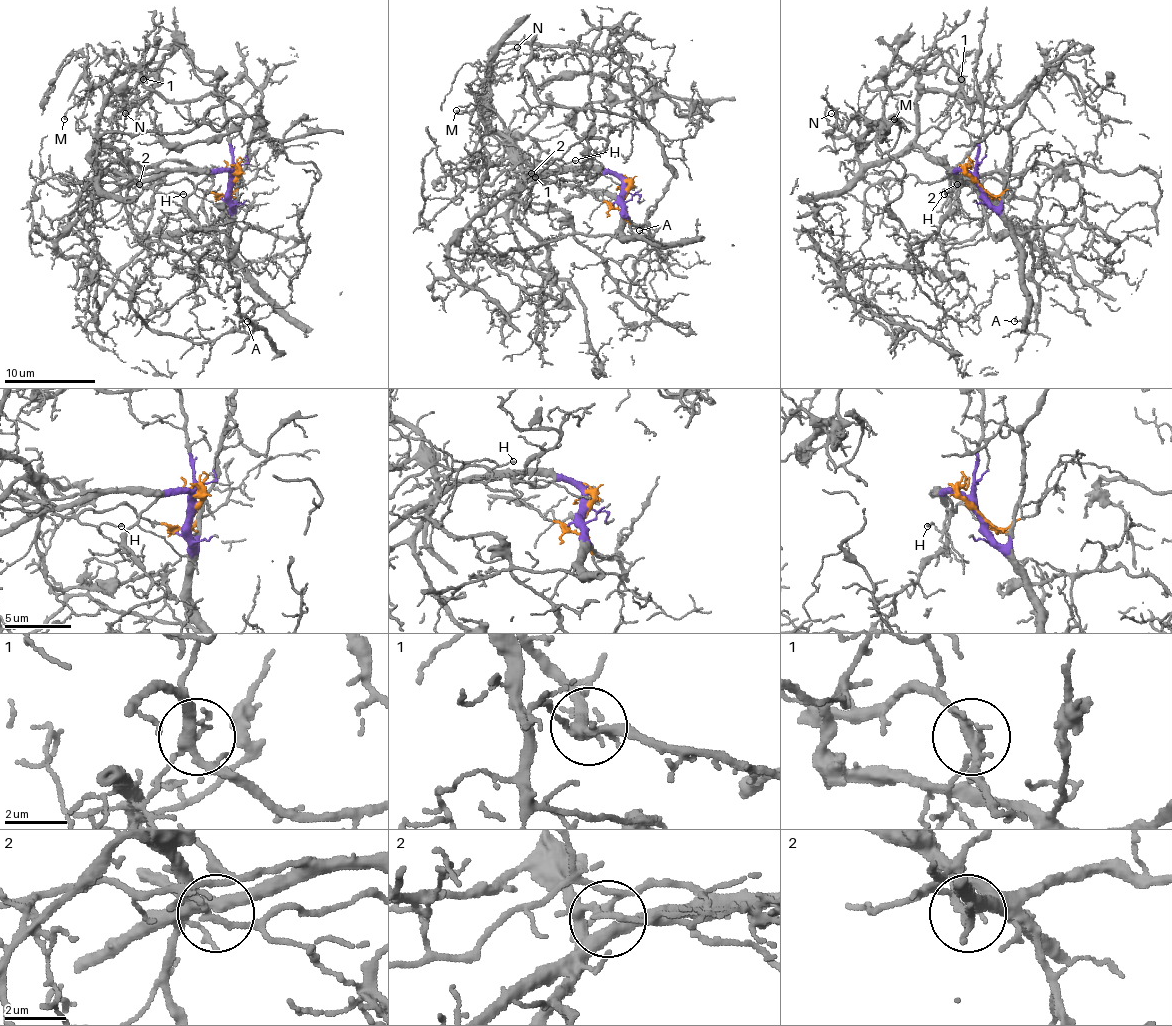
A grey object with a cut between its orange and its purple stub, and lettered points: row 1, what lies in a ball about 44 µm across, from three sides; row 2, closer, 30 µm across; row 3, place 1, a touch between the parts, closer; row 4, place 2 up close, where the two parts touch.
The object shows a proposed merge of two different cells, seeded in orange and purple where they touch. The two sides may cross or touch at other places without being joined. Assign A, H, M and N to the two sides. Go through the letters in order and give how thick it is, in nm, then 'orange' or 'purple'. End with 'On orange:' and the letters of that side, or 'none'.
A: calibre 110 nm; purple
H: calibre 120 nm; orange
M: calibre 140 nm; purple
N: calibre 140 nm; orange
On orange: H, N

